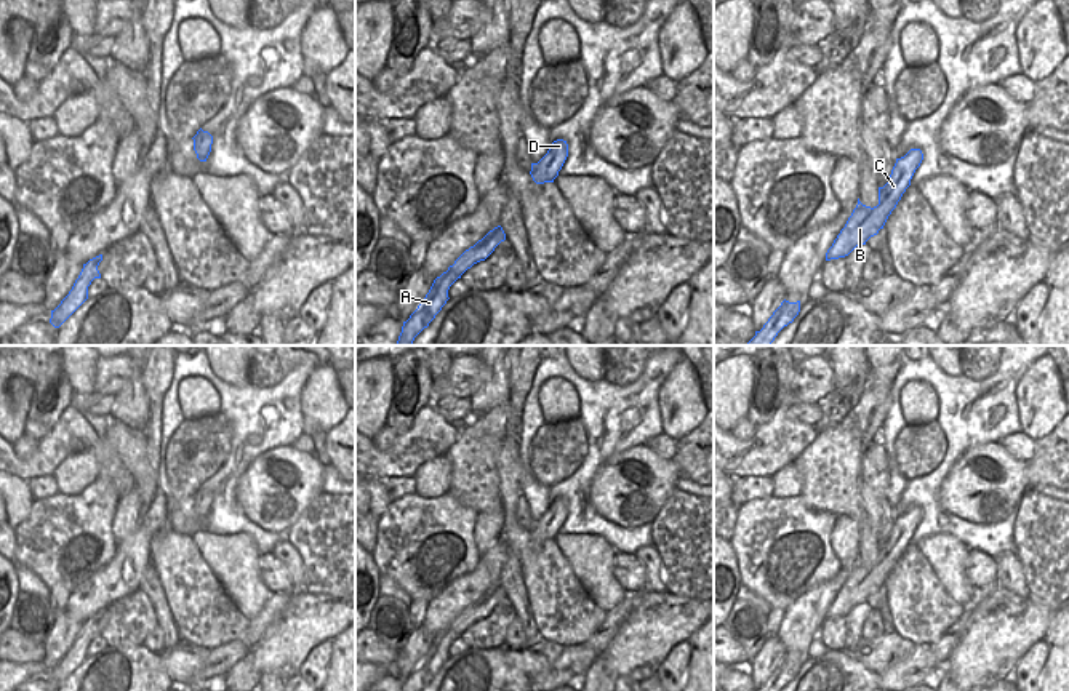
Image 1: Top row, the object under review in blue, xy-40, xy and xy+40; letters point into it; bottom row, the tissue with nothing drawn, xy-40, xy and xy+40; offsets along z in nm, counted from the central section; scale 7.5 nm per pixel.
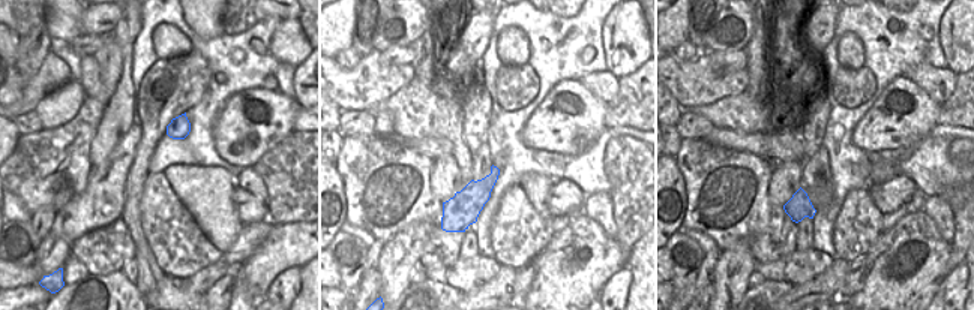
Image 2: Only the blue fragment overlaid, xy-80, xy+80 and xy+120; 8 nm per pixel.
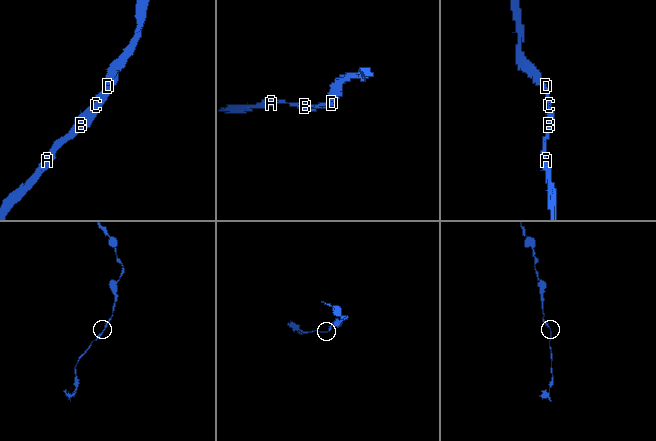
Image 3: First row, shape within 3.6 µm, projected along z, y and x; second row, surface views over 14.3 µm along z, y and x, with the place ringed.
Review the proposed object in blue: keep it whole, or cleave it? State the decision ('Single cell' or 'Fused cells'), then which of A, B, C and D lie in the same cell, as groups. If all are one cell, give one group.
Single cell. Groups: A B C D.

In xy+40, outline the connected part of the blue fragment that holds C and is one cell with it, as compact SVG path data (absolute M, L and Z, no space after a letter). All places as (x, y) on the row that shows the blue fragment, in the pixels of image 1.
M911 149L904 157L896 158L890 179L879 187L879 205L871 208L859 202L840 230L832 246L826 253L826 261L848 256L856 246L877 235L883 229L888 216L896 208L915 170L920 166L923 154L920 149Z

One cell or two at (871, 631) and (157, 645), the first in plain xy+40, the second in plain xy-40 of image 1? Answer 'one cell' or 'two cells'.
one cell

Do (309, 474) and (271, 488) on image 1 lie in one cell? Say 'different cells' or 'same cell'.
same cell

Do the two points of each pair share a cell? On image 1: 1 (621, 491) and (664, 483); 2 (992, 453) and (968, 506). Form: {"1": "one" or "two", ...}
{"1": "one", "2": "one"}

